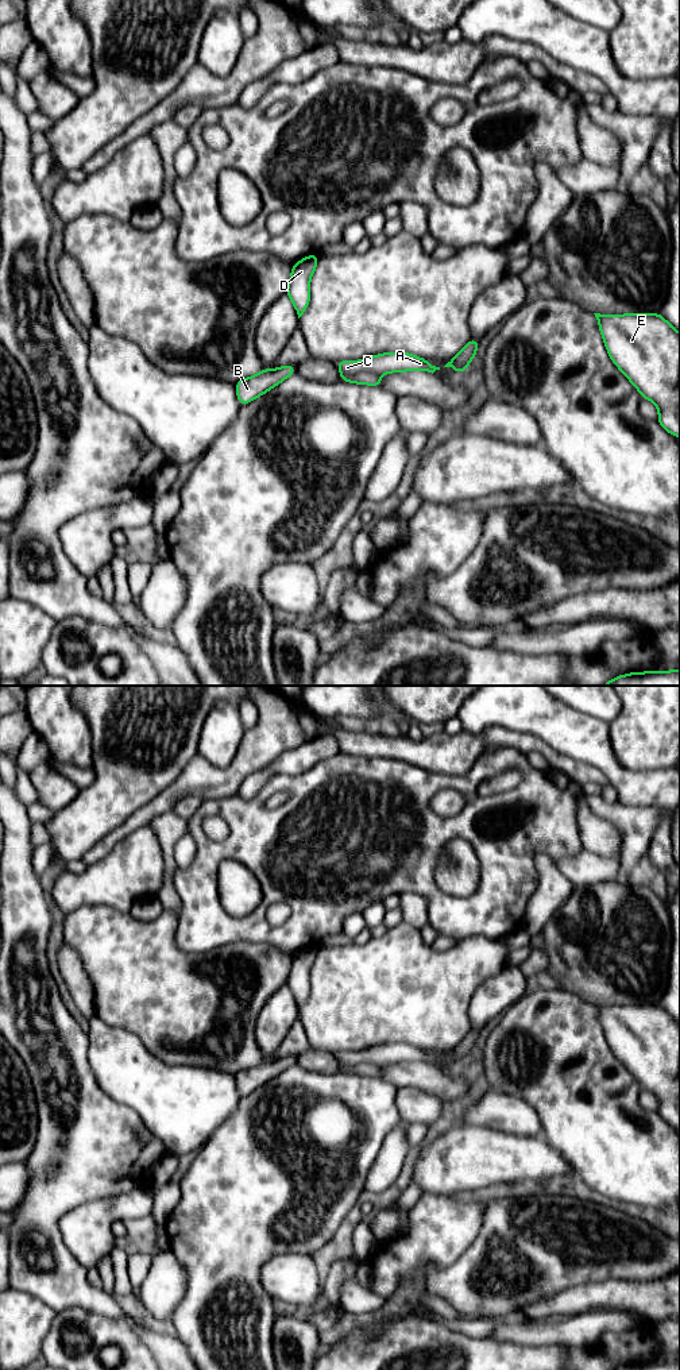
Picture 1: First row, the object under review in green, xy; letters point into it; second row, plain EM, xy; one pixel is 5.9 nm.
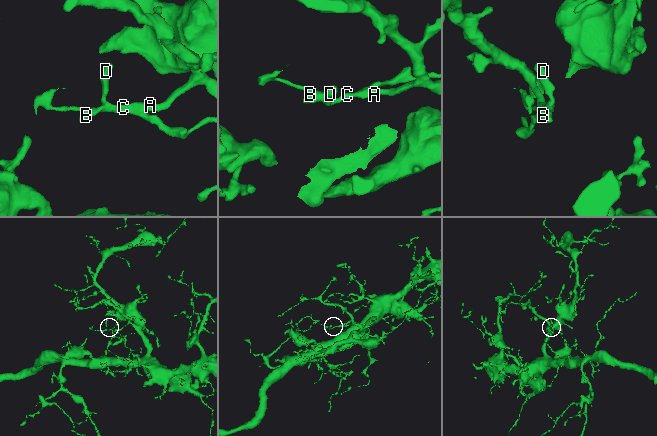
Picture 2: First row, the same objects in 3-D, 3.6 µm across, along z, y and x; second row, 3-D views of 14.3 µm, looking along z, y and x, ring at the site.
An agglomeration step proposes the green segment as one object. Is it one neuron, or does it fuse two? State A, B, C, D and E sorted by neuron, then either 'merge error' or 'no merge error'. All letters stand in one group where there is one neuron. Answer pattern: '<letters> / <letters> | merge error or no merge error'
A B C D E | no merge error

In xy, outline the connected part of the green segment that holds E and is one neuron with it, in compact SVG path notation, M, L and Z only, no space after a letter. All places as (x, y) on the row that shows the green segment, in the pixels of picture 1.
M594 313L614 364L637 387L642 398L658 408L660 425L680 437L680 333L660 313Z

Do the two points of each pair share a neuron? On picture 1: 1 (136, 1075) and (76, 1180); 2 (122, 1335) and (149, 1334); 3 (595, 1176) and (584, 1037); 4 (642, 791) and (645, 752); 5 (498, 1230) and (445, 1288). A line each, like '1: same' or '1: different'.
1: different
2: different
3: same
4: different
5: same

